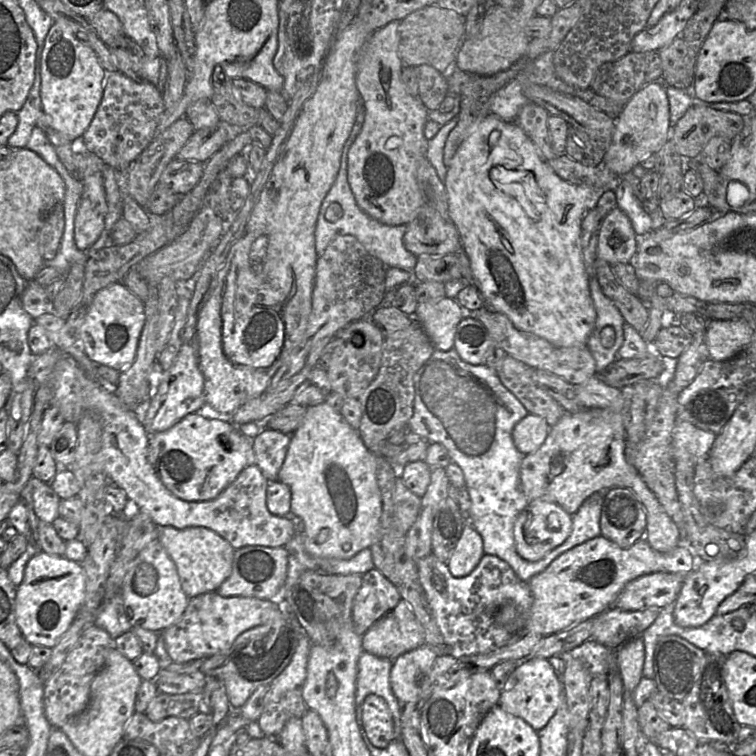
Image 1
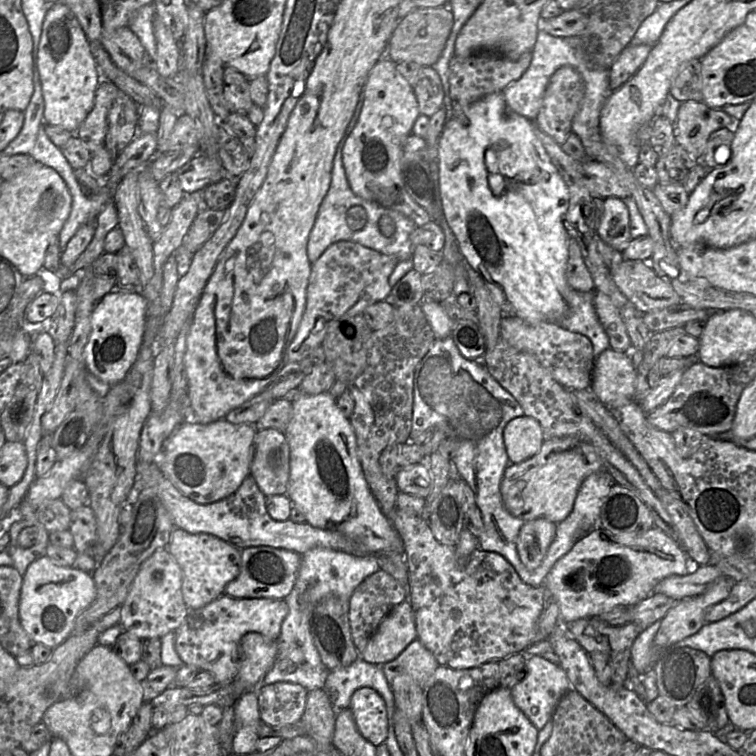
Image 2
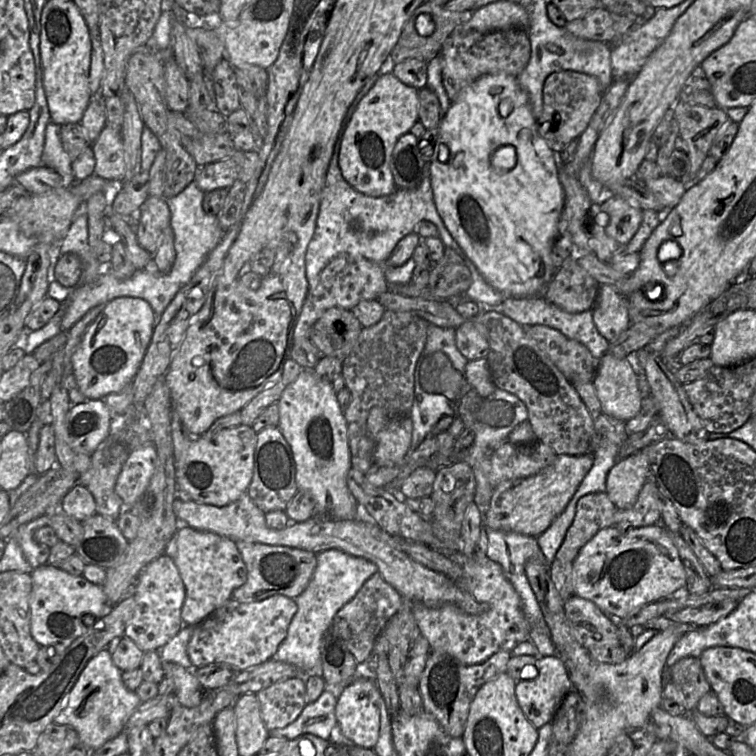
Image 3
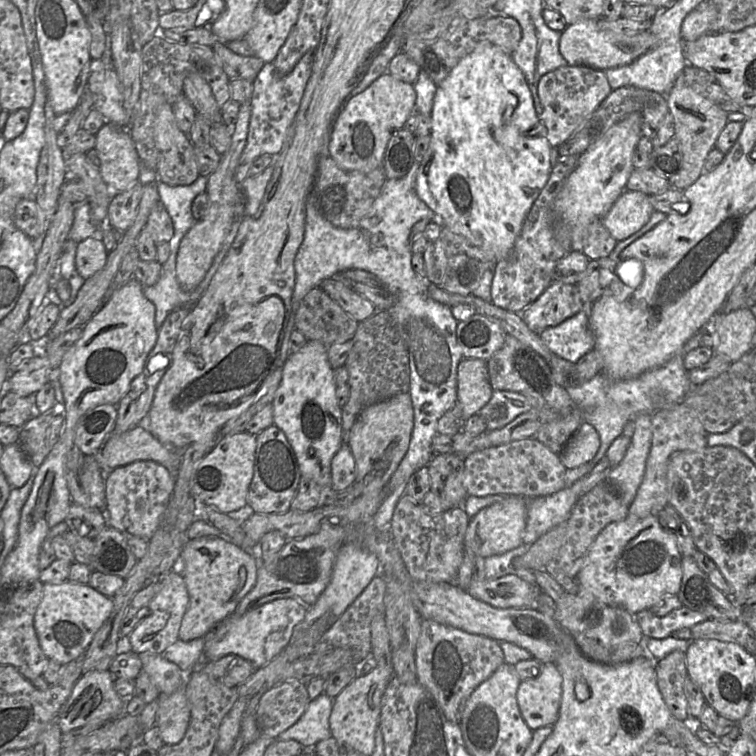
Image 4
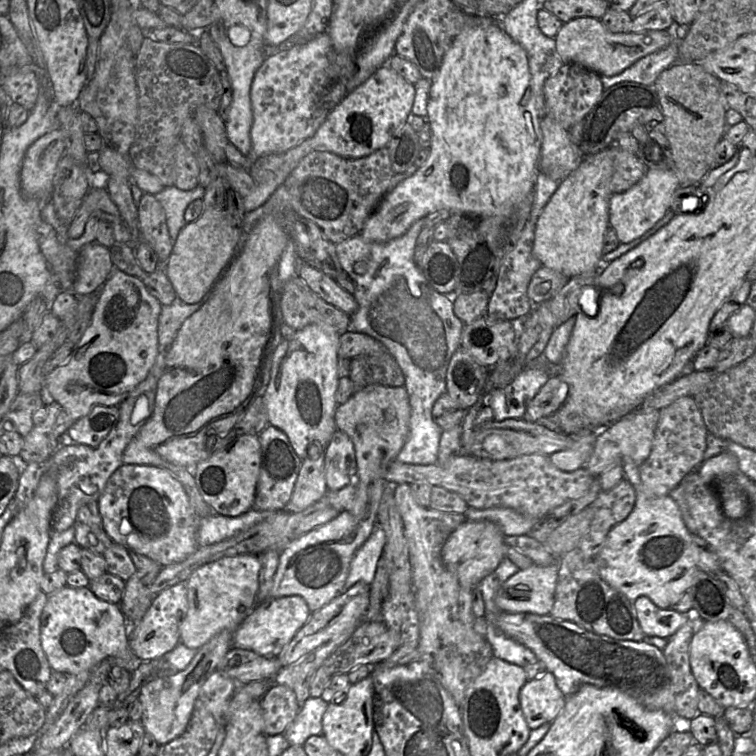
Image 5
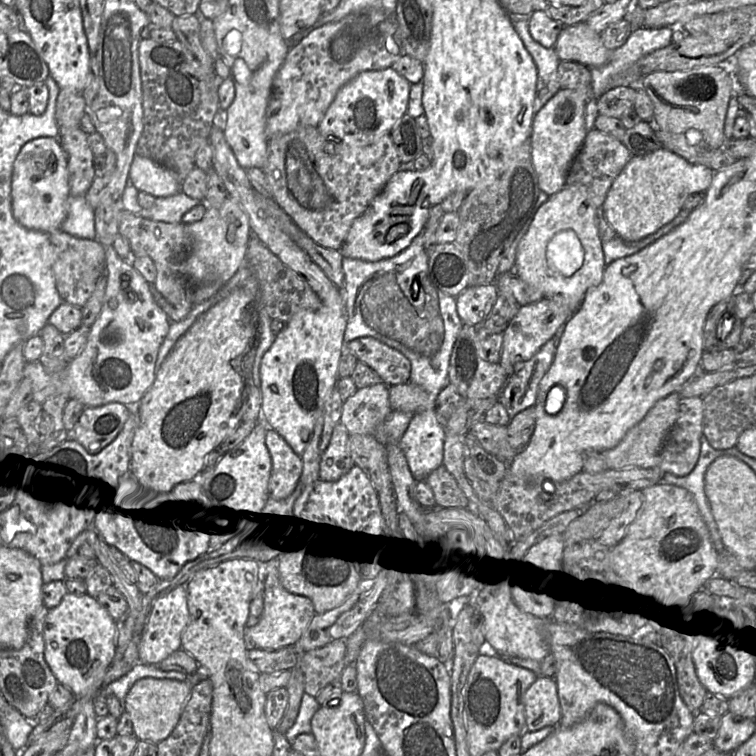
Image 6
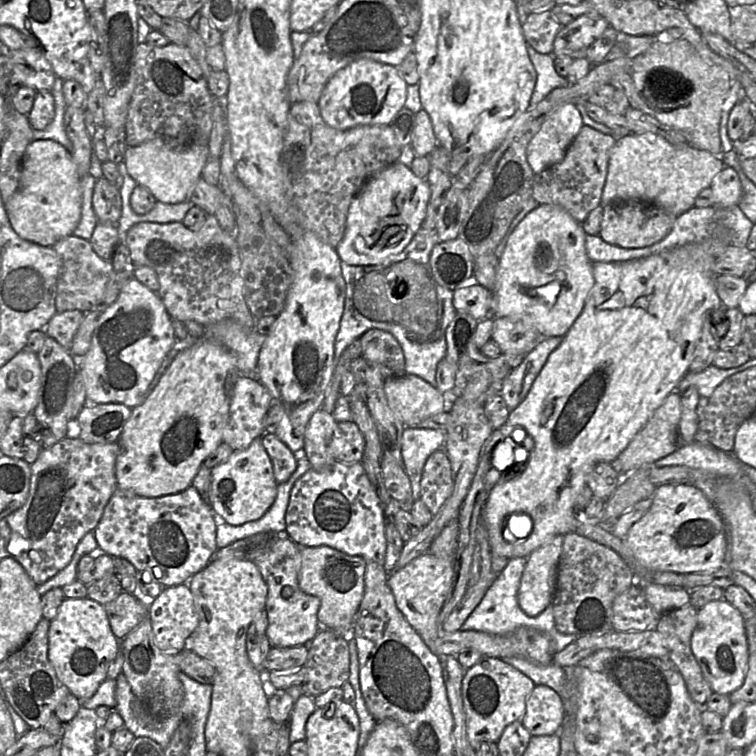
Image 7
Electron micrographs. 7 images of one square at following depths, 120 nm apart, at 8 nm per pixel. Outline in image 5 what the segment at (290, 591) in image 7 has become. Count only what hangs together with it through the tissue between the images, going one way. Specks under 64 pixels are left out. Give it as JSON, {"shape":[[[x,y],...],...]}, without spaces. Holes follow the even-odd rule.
{"shape":[[[300,596],[268,598],[257,604],[233,632],[233,645],[261,656],[277,656],[310,618],[311,611]]]}

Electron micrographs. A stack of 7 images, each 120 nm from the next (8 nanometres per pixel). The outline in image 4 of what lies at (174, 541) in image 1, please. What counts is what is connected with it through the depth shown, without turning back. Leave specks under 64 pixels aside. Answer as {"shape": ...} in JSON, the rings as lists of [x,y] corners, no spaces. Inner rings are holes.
{"shape":[[[224,536],[188,539],[175,570],[182,574],[189,594],[188,609],[179,630],[179,640],[185,642],[203,638],[230,617],[257,580],[255,556]]]}

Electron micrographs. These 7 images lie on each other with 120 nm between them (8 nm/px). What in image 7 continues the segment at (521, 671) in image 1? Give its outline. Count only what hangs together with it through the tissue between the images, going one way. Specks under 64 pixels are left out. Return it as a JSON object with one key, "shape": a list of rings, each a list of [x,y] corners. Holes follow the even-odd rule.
{"shape":[[[535,685],[526,700],[523,726],[531,736],[558,734],[565,717],[565,701],[546,685]]]}

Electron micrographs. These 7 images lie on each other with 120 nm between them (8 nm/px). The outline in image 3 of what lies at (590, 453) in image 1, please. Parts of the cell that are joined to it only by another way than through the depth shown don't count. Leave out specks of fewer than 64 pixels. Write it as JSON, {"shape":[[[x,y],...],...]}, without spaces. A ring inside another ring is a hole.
{"shape":[[[557,454],[554,462],[529,477],[506,480],[494,489],[483,517],[483,528],[538,536],[563,512],[593,464],[593,454]]]}

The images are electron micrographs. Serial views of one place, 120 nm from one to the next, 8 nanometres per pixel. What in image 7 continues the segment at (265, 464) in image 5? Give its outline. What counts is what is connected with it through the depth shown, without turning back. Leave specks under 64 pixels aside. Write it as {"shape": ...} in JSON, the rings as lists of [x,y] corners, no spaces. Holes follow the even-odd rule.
{"shape":[[[267,432],[262,436],[262,445],[272,462],[276,482],[278,484],[286,482],[297,468],[298,455],[273,432]]]}

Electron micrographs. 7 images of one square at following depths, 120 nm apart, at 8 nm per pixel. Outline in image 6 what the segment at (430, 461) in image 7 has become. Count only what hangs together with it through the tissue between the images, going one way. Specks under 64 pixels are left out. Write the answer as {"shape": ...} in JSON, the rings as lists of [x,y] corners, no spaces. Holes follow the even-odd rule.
{"shape":[[[444,465],[434,469],[425,479],[432,490],[435,507],[443,510],[466,510],[468,501]]]}

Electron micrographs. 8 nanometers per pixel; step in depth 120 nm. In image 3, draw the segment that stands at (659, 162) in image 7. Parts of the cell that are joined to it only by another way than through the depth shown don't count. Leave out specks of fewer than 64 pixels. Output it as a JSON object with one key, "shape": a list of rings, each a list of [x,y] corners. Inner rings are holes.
{"shape":[[[613,194],[603,197],[600,210],[608,216],[606,234],[625,247],[641,224],[642,210]]]}

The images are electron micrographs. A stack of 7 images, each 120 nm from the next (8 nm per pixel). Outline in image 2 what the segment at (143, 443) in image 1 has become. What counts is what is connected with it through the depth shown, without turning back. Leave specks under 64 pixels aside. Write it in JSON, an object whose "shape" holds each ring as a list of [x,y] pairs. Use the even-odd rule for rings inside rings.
{"shape":[[[137,460],[134,489],[140,491],[146,487],[153,487],[156,490],[176,528],[181,528],[191,534],[211,534],[240,550],[246,547],[270,546],[290,550],[300,555],[313,548],[326,548],[355,556],[370,554],[338,532],[316,528],[306,522],[295,523],[290,519],[273,520],[266,511],[266,497],[250,475],[230,496],[211,504],[198,504],[181,493],[164,476],[157,462],[147,463]]]}

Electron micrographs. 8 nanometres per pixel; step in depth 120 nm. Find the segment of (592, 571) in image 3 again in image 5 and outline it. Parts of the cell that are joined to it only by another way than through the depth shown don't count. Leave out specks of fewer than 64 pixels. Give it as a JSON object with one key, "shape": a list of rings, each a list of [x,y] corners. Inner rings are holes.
{"shape":[[[624,458],[622,466],[624,478],[635,490],[636,502],[629,516],[609,531],[601,550],[594,557],[598,573],[603,581],[630,601],[634,602],[637,598],[645,596],[657,607],[670,609],[689,589],[694,575],[699,570],[694,559],[691,533],[682,519],[678,505],[670,495],[655,496],[647,492],[641,482],[639,468],[630,458]]]}

